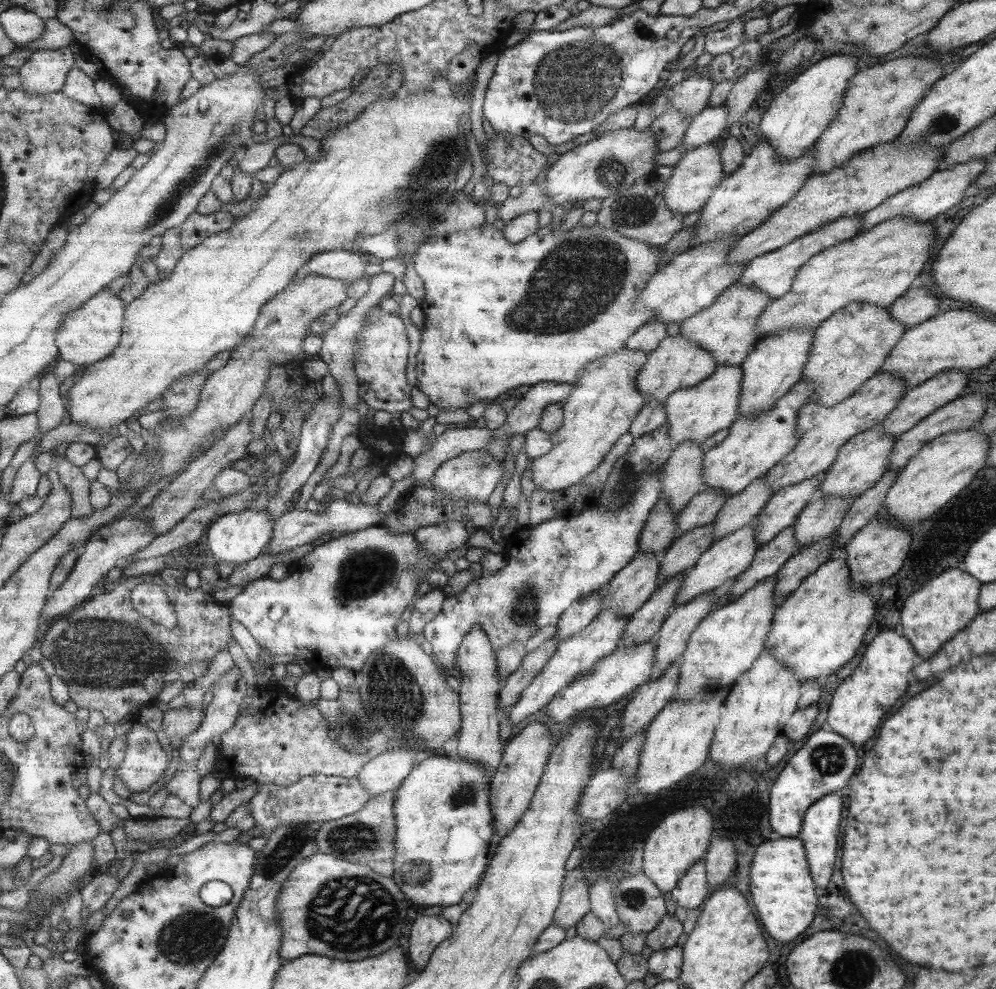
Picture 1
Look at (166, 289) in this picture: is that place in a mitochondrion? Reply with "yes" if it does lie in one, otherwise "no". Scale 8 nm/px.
no

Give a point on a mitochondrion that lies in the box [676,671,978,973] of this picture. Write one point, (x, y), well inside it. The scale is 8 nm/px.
(827, 759)

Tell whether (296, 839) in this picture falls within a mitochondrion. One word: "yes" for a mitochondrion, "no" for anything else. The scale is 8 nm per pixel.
yes

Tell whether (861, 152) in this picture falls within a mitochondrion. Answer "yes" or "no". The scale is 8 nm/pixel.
no

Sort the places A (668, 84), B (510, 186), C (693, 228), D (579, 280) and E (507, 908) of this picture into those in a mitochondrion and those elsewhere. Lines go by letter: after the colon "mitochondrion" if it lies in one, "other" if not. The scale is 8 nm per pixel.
A: other
B: other
C: other
D: mitochondrion
E: other

